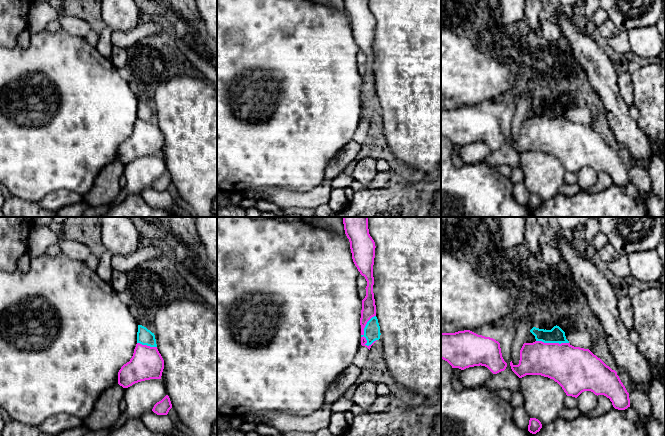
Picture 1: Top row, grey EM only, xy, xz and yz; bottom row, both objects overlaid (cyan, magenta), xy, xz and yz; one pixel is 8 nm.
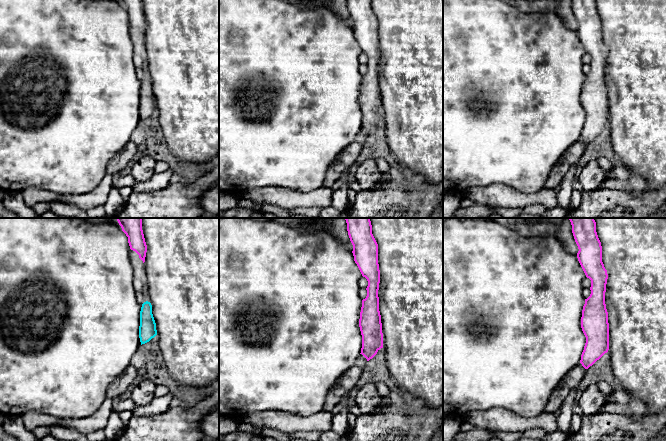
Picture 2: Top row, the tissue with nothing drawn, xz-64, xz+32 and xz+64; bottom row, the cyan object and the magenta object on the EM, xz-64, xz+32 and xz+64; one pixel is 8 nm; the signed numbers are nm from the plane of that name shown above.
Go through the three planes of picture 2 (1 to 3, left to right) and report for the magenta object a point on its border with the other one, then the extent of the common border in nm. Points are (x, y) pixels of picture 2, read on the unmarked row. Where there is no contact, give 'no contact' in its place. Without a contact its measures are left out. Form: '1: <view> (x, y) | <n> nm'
1: no contact
2: no contact
3: no contact

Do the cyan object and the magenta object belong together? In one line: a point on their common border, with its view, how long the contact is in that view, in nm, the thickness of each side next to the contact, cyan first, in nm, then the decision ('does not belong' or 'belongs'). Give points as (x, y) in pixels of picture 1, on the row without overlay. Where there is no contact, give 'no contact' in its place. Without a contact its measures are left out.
xz (364, 106) | 260 nm | 130/120 nm | belongs

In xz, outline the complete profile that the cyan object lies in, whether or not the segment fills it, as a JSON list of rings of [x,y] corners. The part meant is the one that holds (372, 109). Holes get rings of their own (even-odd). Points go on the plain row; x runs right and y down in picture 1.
[[[344,0],[344,6],[350,18],[353,38],[367,57],[366,72],[362,76],[360,101],[361,121],[370,126],[381,111],[373,69],[373,41],[376,22],[369,10],[368,0]]]

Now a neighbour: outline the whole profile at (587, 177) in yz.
[[[584,167],[577,173],[577,184],[581,190],[587,190],[597,182],[598,172],[591,167]]]

